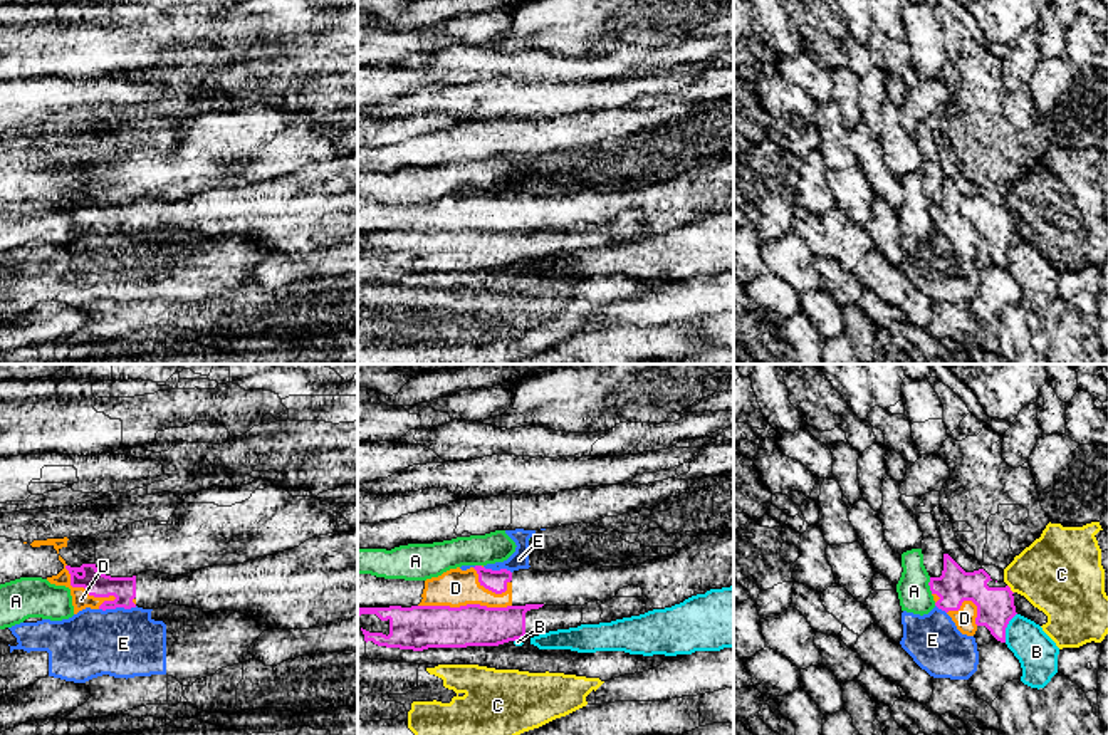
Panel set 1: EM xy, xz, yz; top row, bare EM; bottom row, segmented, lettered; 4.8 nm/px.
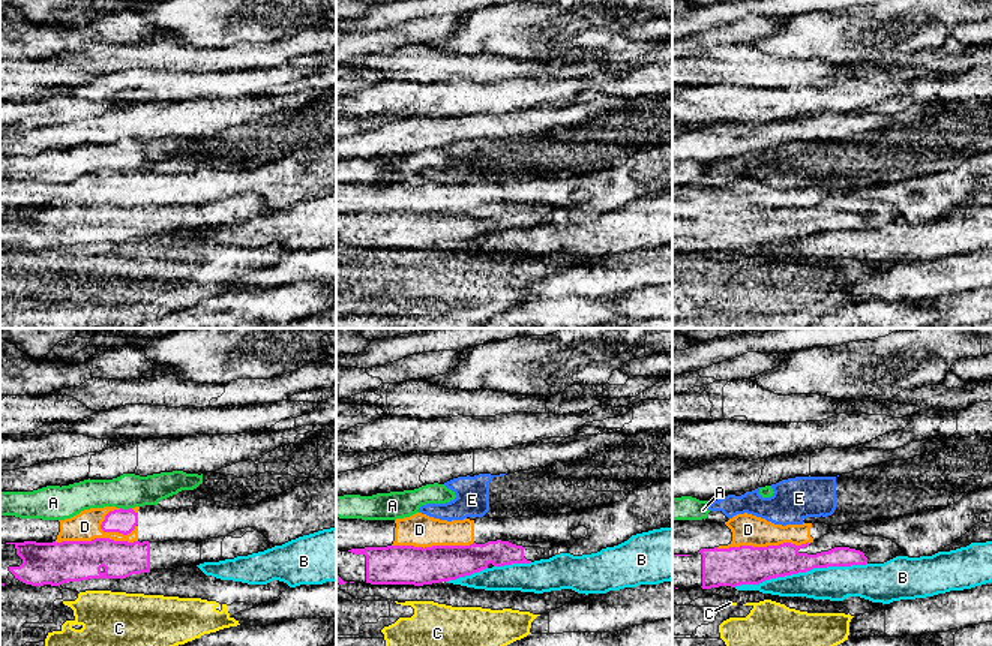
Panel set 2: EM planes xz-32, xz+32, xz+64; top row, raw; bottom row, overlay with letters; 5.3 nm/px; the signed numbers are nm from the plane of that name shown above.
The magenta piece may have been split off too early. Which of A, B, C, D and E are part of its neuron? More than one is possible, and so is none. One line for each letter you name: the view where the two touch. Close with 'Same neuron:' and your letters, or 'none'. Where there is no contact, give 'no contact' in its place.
Same neuron: none

